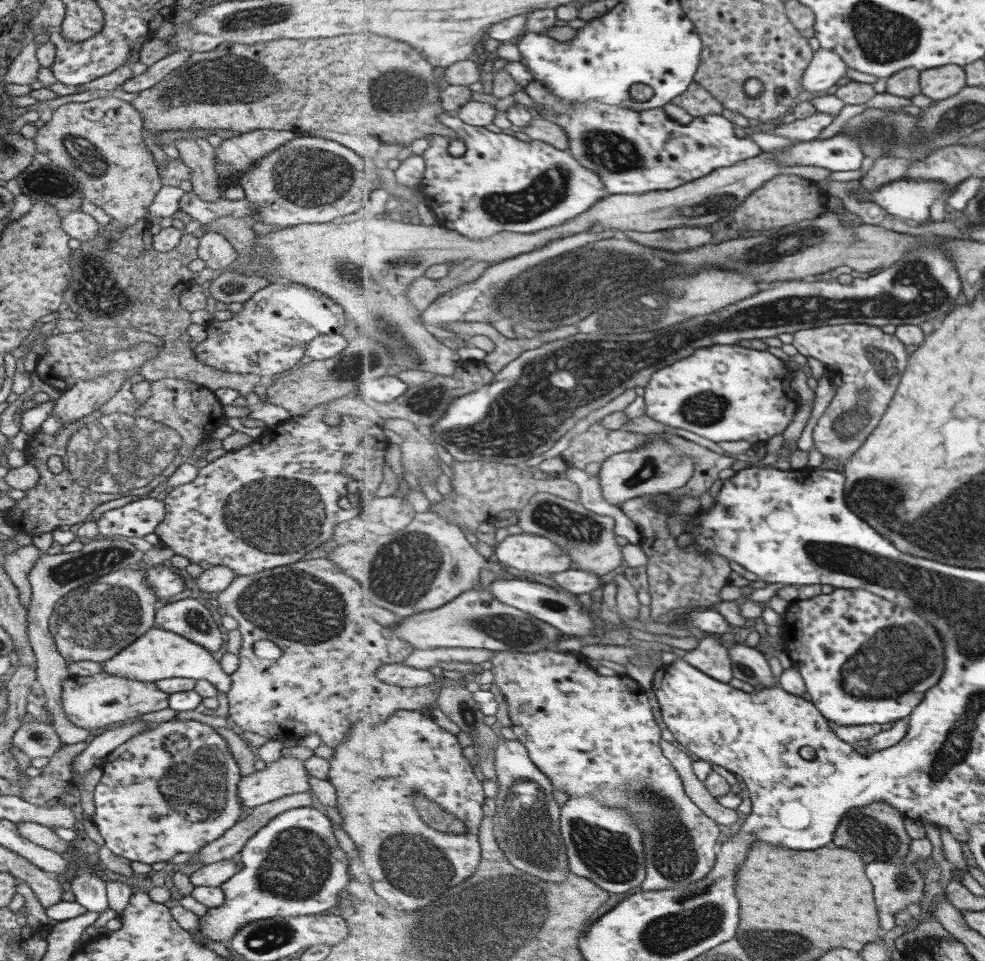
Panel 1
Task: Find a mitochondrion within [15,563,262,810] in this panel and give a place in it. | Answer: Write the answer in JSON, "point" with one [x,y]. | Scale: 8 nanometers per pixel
{"point":[104,616]}

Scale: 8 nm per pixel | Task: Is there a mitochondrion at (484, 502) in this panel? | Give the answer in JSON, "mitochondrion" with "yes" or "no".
{"mitochondrion":"no"}

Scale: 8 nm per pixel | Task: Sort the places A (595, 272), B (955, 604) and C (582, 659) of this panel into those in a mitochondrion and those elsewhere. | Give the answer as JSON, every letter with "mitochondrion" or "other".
{"A":"mitochondrion","B":"mitochondrion","C":"other"}

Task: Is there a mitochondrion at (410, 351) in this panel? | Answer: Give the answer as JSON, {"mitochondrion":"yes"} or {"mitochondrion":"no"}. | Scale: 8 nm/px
{"mitochondrion":"yes"}

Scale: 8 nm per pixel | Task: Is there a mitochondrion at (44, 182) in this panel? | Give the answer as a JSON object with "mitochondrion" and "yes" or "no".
{"mitochondrion":"yes"}

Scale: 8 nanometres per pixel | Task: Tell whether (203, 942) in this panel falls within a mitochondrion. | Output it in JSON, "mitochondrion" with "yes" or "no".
{"mitochondrion":"no"}

